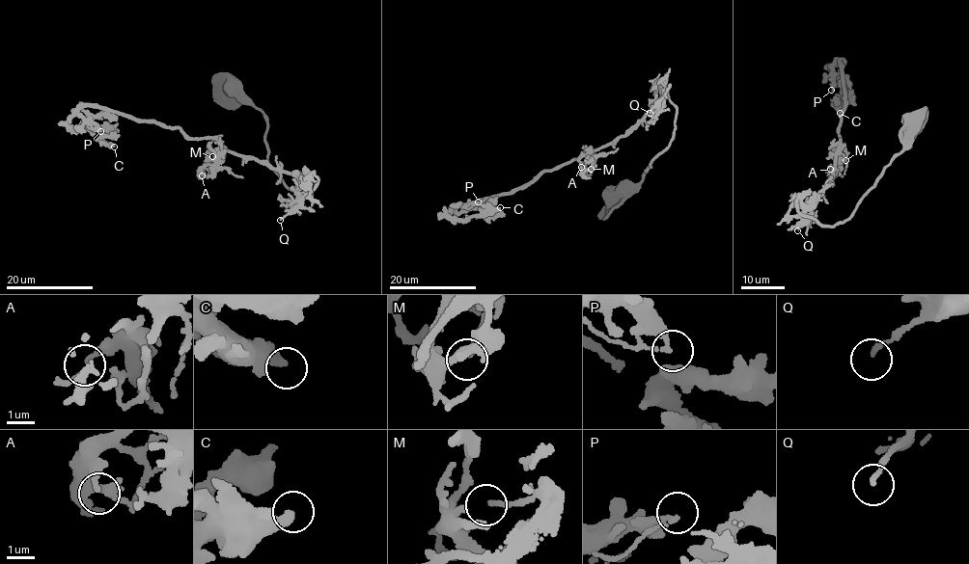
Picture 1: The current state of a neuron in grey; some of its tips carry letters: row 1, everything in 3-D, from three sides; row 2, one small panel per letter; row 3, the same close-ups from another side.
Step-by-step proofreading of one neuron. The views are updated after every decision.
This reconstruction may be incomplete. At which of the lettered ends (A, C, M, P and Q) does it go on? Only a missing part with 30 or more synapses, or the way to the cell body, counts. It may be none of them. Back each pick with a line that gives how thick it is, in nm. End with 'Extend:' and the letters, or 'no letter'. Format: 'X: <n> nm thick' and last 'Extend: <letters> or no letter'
Extend: no letter

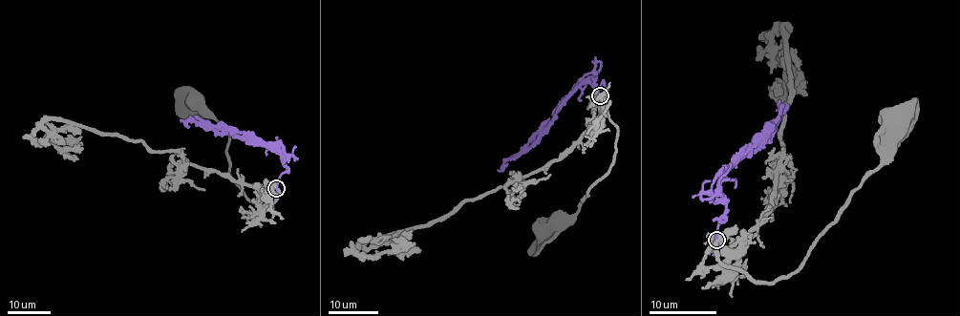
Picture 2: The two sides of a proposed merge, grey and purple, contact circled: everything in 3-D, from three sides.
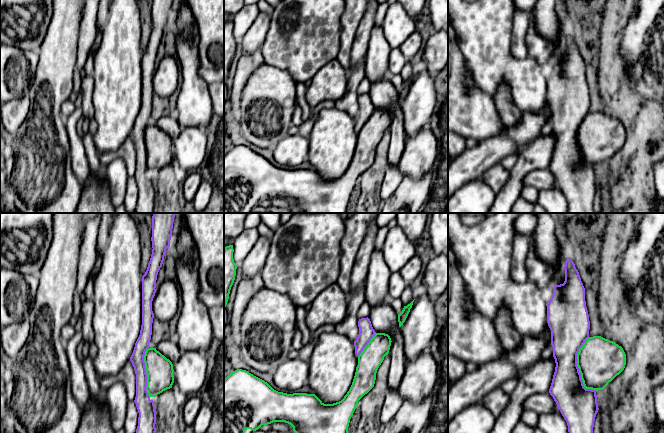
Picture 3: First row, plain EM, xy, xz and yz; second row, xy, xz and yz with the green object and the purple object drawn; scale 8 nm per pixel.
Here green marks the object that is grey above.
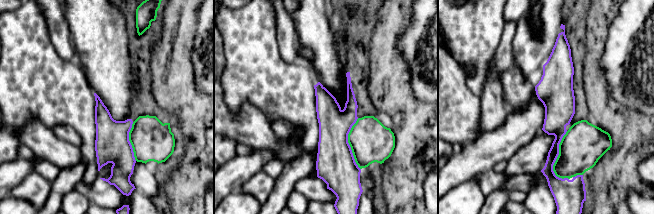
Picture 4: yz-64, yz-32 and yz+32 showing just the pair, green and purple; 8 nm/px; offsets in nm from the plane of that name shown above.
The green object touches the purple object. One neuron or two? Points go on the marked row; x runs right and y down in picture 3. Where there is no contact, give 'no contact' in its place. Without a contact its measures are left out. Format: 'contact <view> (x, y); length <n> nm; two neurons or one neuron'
contact yz (578, 367); length 440 nm; two neurons

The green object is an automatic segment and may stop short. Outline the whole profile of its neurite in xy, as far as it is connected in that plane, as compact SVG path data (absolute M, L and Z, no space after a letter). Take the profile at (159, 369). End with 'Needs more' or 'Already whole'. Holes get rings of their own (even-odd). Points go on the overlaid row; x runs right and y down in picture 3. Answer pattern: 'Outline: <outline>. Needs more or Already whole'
Outline: M148 348L144 355L149 397L156 397L163 391L172 388L174 370L172 362L156 348Z. Already whole

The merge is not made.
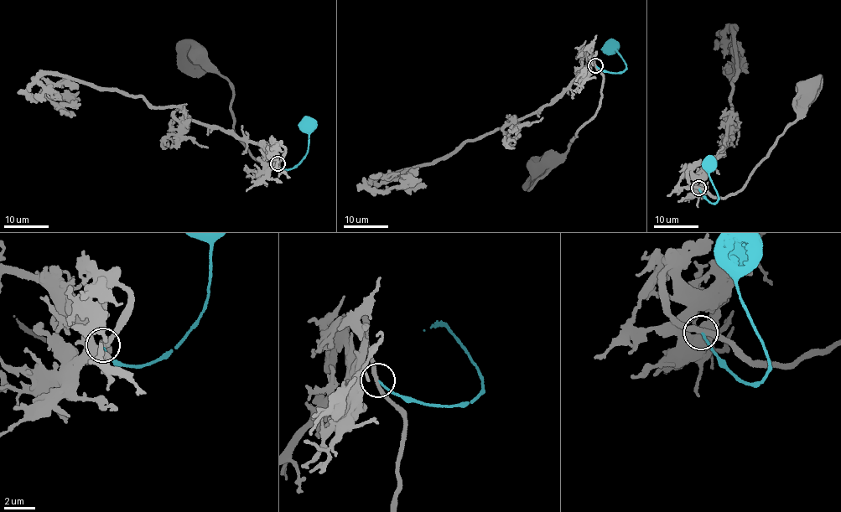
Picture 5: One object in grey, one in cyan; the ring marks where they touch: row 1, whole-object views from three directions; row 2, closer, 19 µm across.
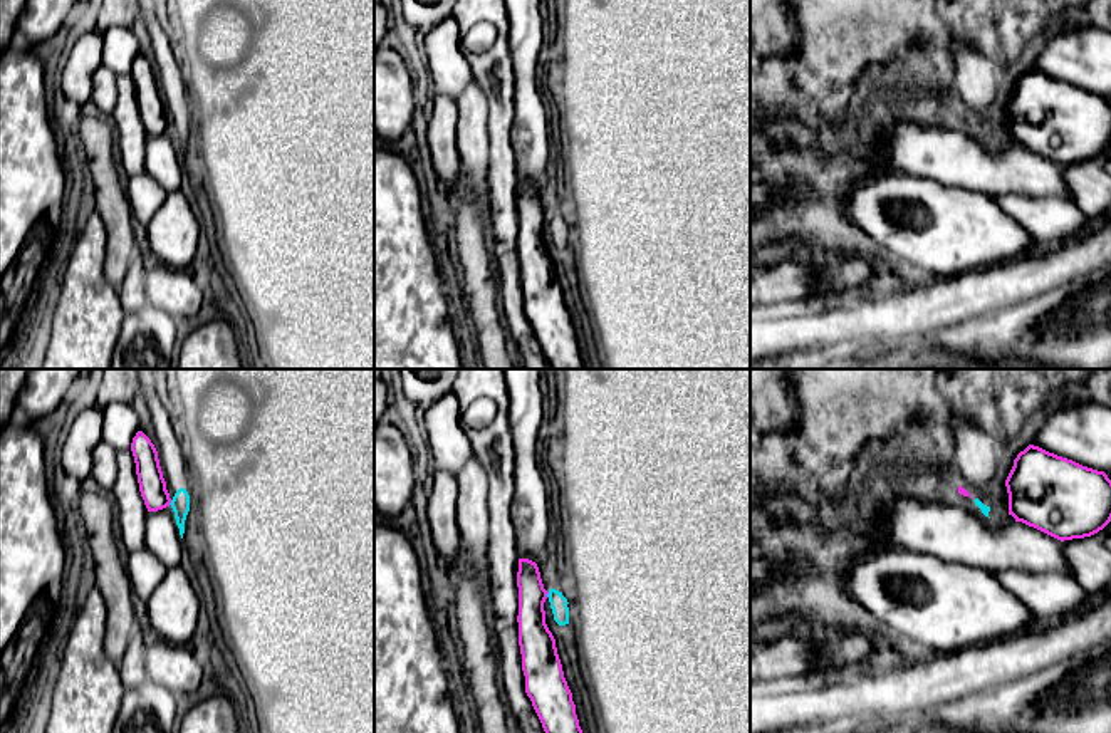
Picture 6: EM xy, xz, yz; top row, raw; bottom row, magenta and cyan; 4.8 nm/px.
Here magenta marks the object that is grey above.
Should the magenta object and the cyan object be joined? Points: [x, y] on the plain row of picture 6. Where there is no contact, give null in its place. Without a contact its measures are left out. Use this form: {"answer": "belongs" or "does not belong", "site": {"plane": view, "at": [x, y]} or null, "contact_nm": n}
{"answer": "does not belong", "site": {"plane": "xy", "at": [170, 126]}, "contact_nm": 30}

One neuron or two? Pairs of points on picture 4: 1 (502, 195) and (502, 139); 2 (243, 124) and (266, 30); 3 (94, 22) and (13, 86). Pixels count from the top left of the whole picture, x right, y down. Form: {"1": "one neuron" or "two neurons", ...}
{"1": "two neurons", "2": "two neurons", "3": "two neurons"}

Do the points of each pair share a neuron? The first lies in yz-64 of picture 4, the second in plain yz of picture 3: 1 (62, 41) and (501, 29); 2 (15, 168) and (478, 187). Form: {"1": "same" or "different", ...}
{"1": "different", "2": "different"}

